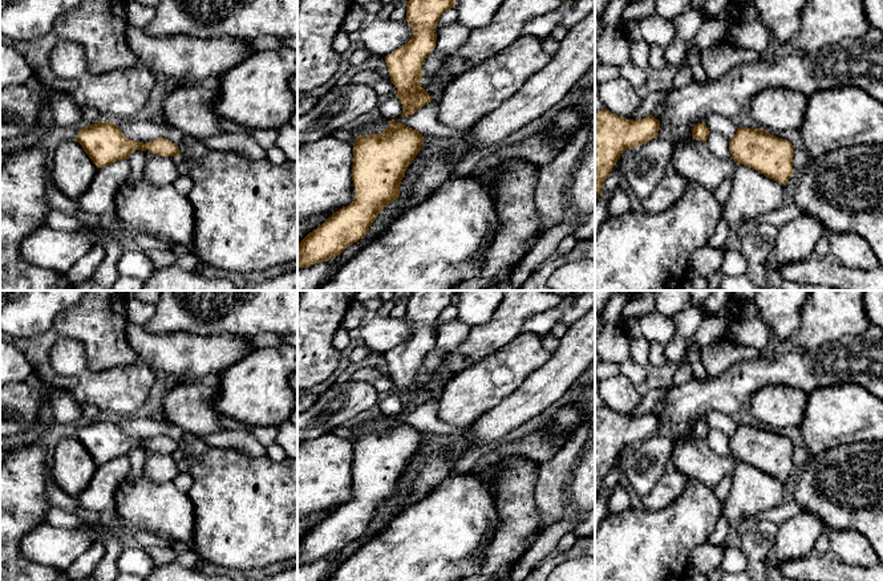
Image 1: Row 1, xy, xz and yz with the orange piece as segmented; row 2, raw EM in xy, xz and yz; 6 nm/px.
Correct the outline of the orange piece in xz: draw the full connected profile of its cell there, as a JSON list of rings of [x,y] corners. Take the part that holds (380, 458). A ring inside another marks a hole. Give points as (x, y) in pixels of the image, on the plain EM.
[[[388,418],[389,424],[380,431],[356,434],[353,442],[352,478],[353,499],[336,508],[320,524],[297,541],[297,566],[339,553],[347,544],[362,536],[378,511],[400,493],[400,480],[412,458],[424,443],[424,434],[409,423]]]

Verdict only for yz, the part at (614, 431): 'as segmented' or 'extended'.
as segmented

